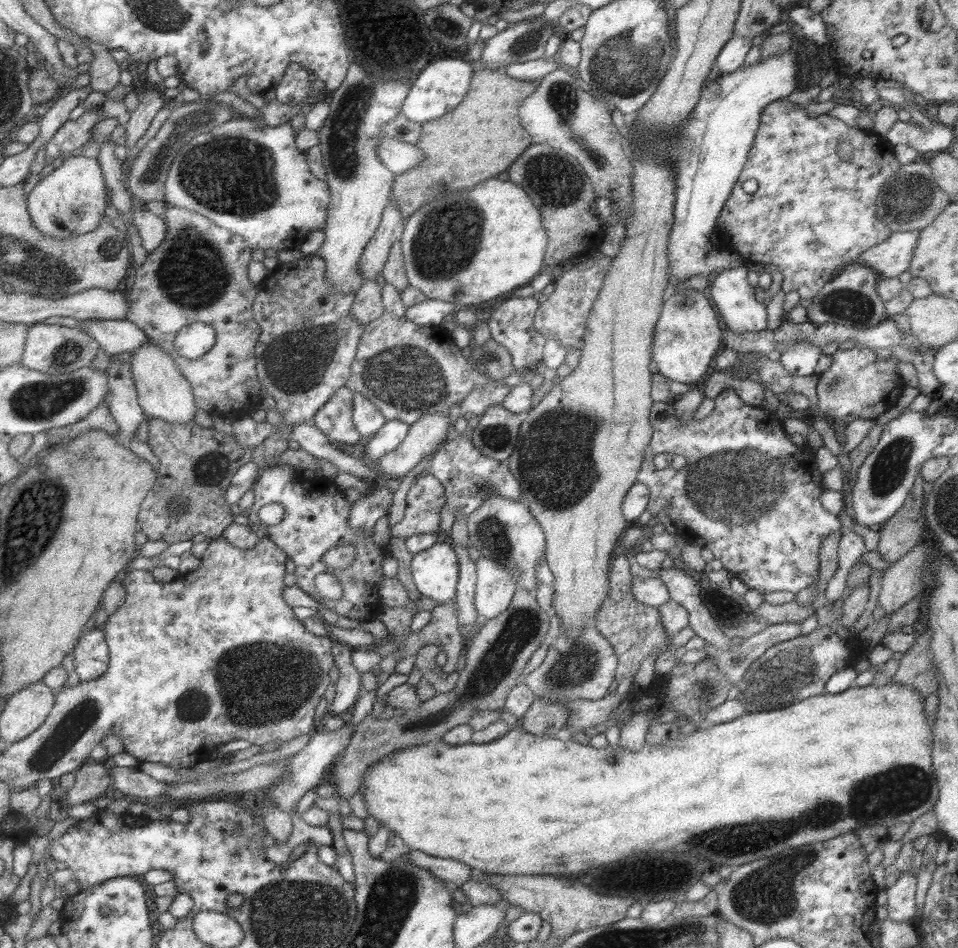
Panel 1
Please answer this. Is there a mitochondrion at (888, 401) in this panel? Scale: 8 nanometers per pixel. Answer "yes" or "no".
no

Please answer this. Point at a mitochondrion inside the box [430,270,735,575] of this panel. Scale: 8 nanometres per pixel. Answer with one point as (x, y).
(554, 462)

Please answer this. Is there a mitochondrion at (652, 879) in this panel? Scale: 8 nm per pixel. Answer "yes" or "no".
no

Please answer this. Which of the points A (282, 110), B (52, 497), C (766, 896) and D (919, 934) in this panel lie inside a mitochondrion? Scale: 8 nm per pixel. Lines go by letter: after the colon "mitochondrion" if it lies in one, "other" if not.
A: other
B: mitochondrion
C: mitochondrion
D: other

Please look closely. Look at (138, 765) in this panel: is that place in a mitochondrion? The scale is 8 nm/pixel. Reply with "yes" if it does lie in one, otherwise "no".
no

